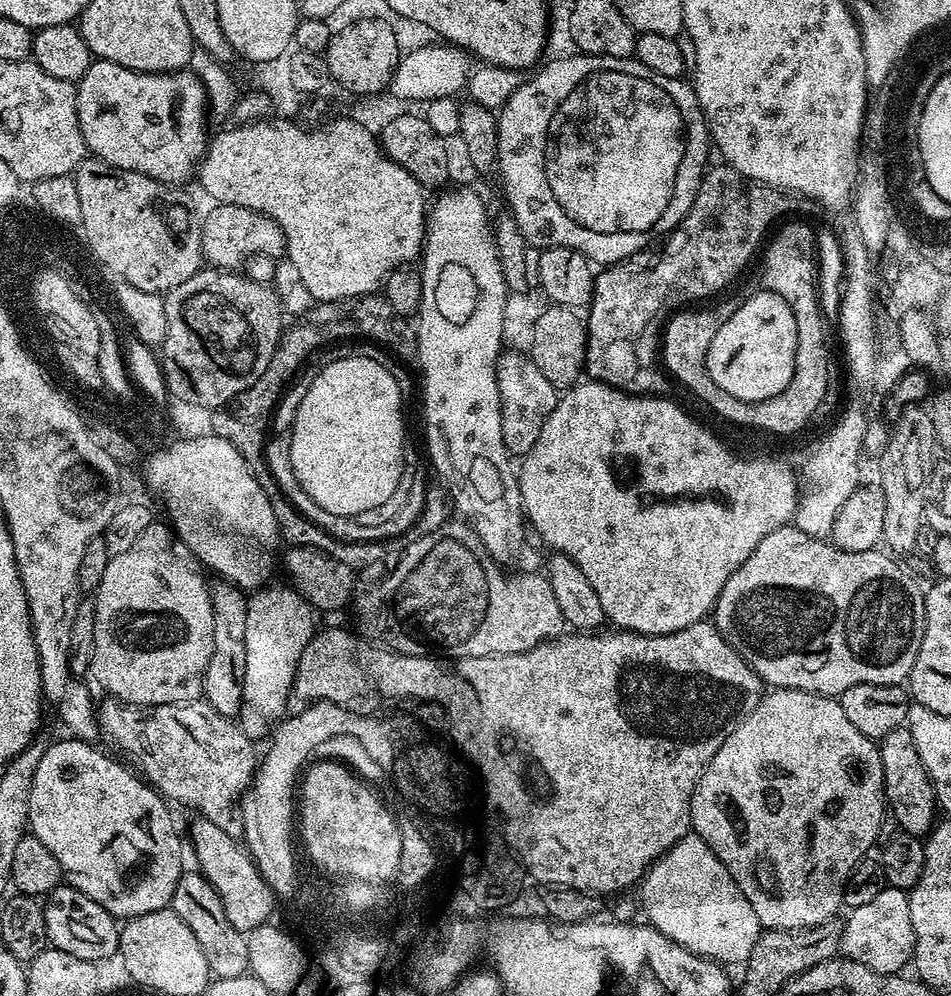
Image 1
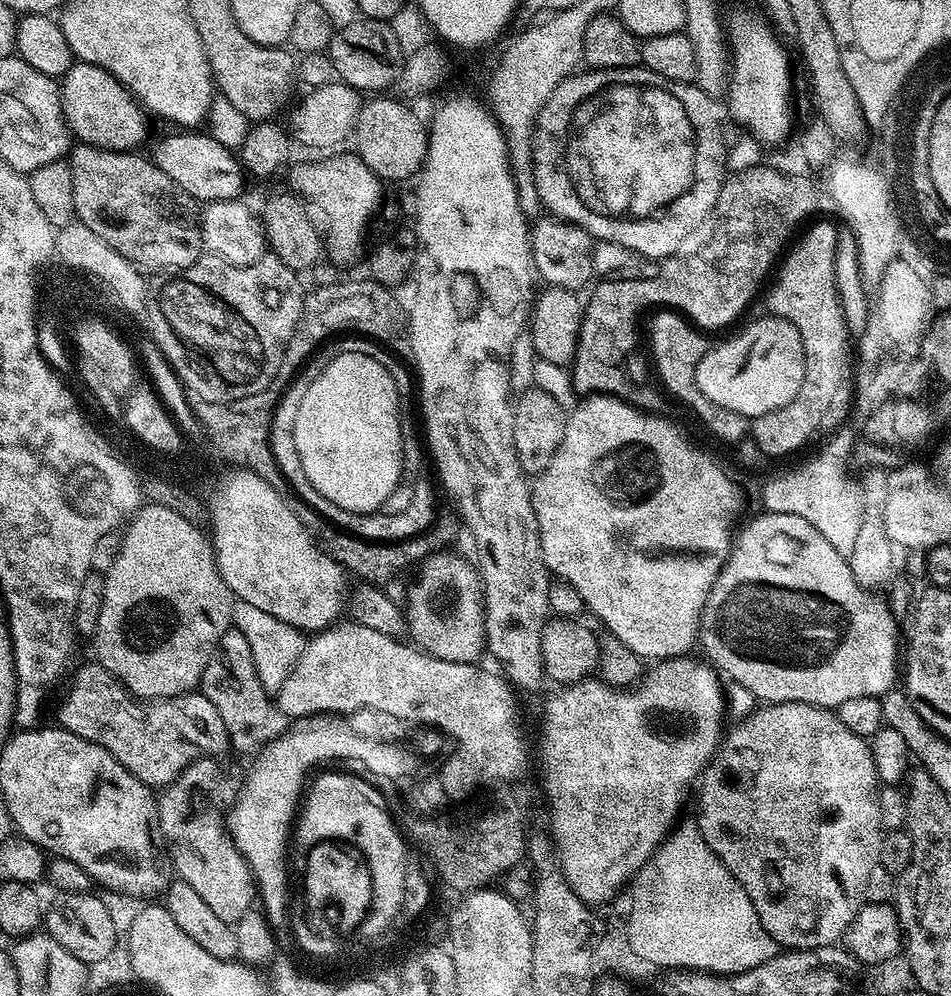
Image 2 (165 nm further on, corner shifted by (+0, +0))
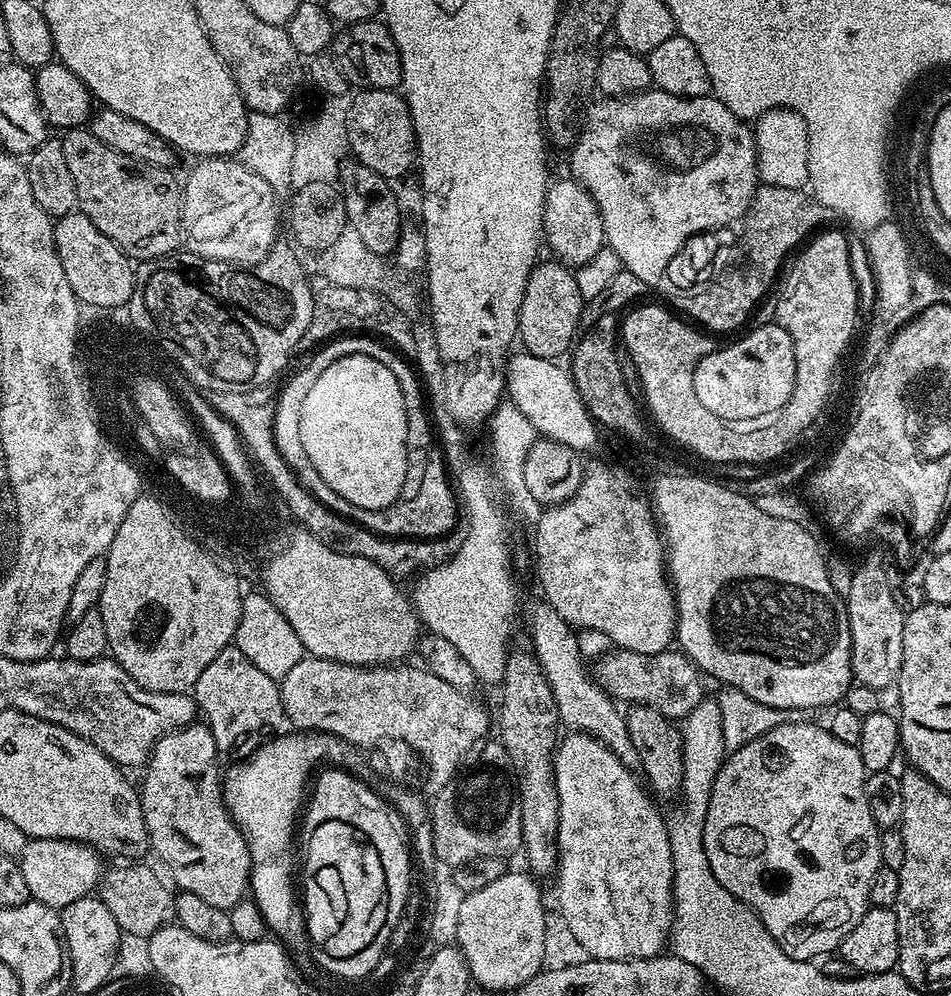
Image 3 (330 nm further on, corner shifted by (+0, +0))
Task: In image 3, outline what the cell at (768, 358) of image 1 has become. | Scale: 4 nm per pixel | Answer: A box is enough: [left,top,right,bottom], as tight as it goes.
[694,322,794,420]

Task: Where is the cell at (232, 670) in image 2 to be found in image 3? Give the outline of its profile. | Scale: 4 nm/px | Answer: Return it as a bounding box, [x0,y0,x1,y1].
[194,646,289,754]

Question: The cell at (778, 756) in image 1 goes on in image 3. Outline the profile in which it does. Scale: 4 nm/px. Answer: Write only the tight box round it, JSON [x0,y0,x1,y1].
[704,722,882,961]

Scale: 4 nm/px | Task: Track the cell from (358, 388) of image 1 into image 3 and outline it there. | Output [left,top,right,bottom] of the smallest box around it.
[298,354,408,510]

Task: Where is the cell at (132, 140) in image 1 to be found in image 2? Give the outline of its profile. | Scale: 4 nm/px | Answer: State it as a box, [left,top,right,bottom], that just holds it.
[59,62,149,152]

